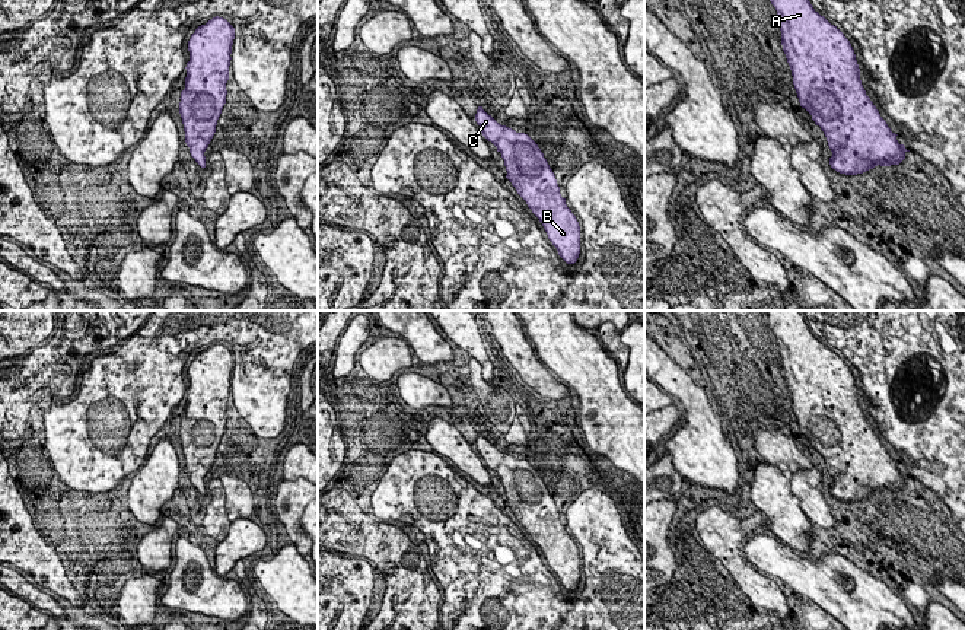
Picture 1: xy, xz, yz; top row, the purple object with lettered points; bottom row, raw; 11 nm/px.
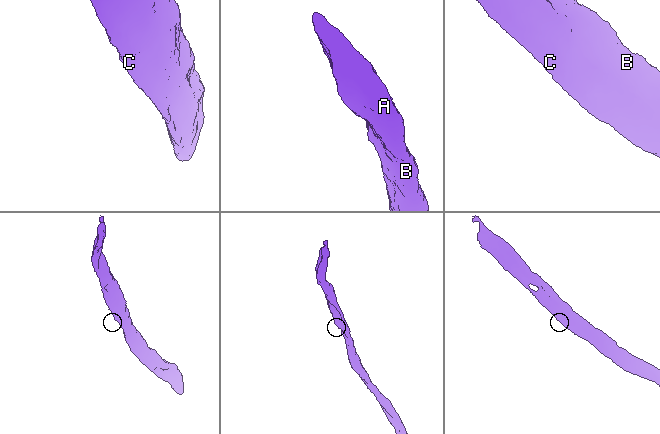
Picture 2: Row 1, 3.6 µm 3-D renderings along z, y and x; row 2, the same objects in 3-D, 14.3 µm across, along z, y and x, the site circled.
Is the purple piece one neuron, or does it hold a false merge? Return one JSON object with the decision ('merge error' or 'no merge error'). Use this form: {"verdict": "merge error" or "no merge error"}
{"verdict": "no merge error"}

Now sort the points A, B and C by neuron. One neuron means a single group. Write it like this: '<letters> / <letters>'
A B C

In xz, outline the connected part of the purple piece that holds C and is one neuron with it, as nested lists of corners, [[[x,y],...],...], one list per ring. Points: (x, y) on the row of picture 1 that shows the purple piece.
[[[478,106],[475,121],[501,153],[506,178],[539,219],[558,255],[574,264],[580,254],[580,226],[538,144],[528,134],[499,124],[482,106]]]

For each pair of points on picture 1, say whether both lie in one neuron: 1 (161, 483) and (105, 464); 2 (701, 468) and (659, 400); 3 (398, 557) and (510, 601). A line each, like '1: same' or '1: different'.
1: different
2: different
3: different

